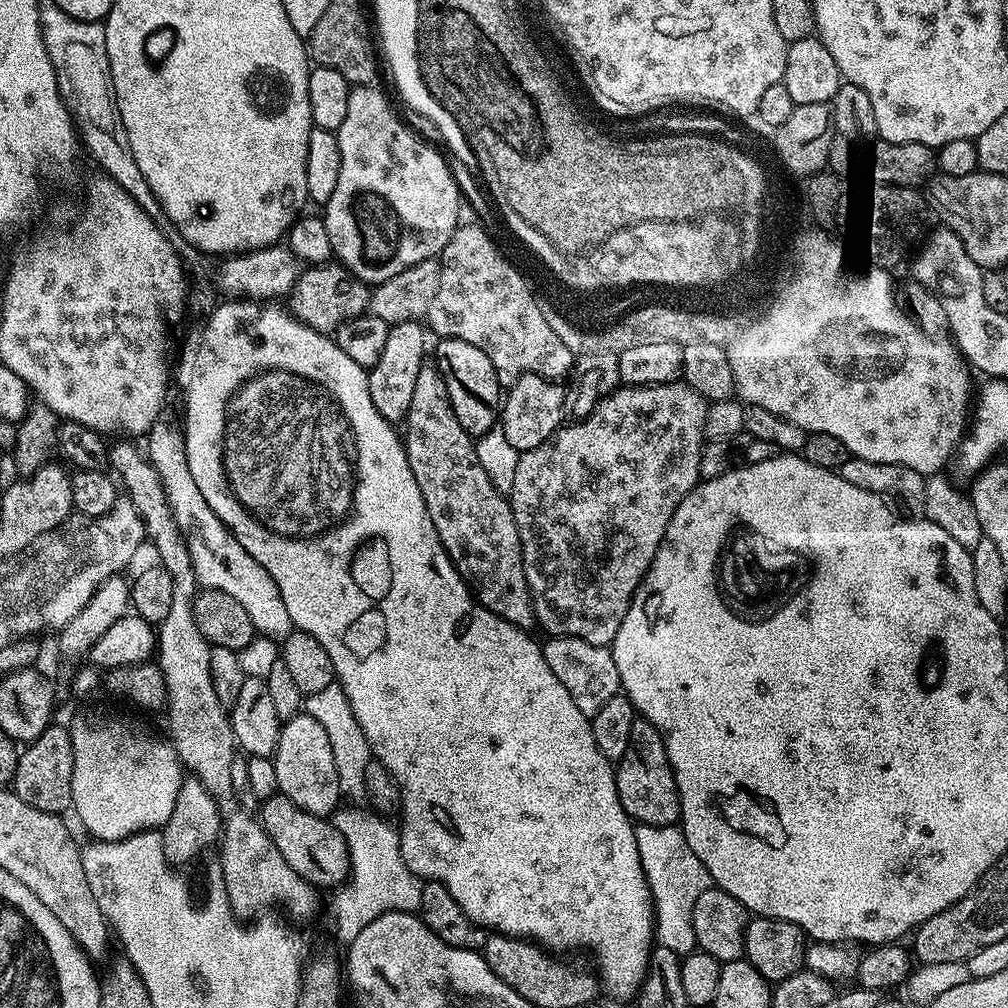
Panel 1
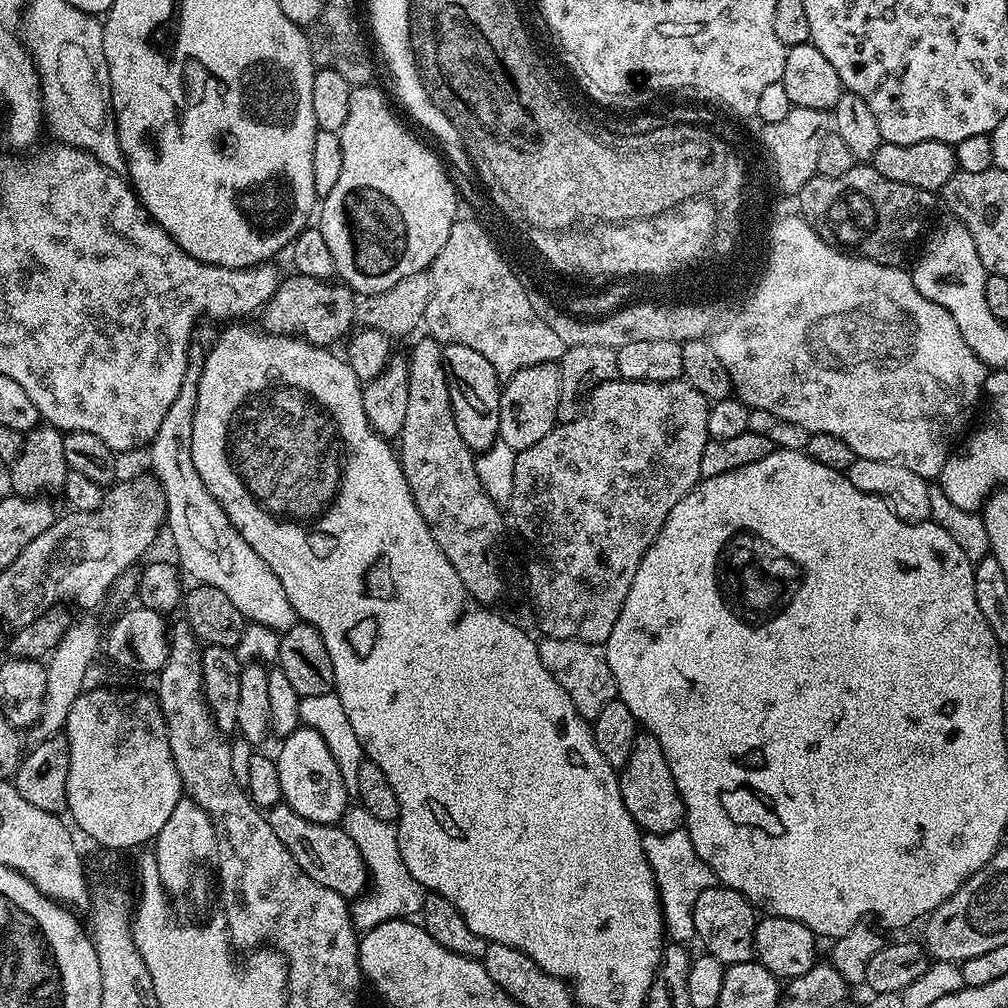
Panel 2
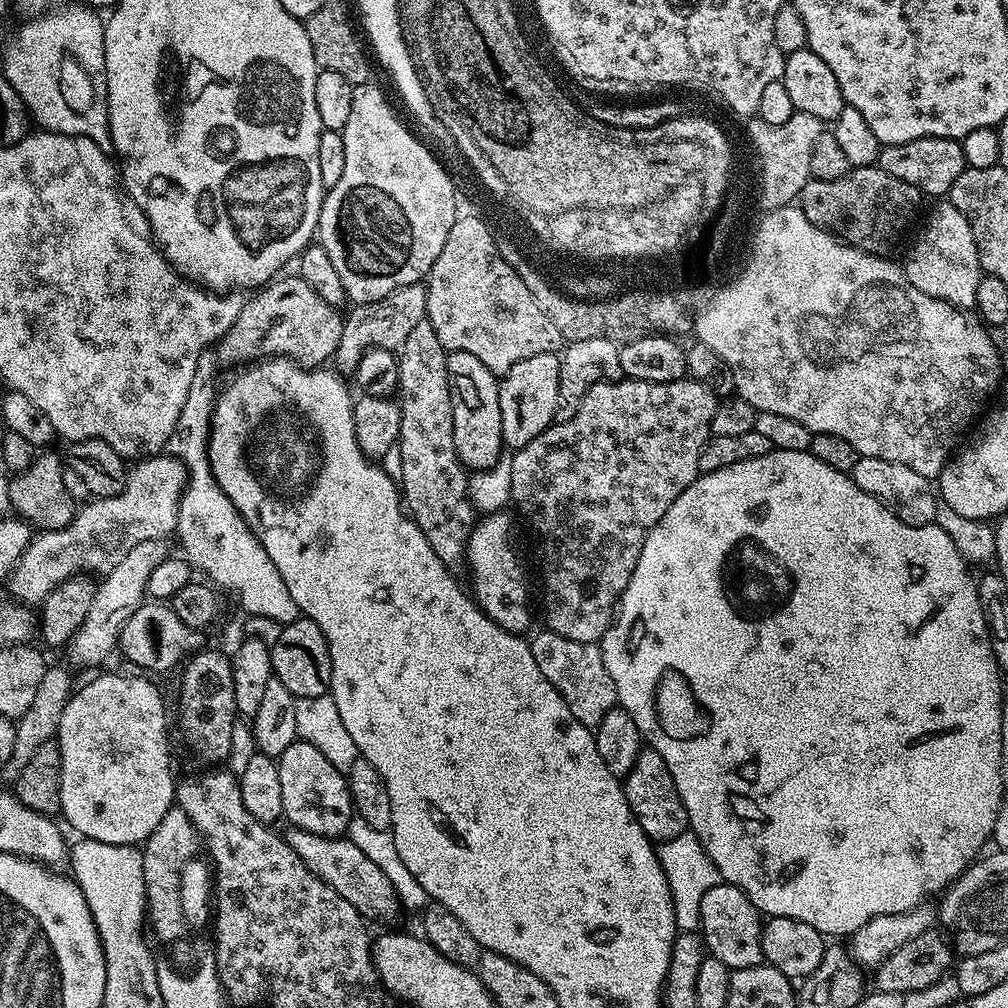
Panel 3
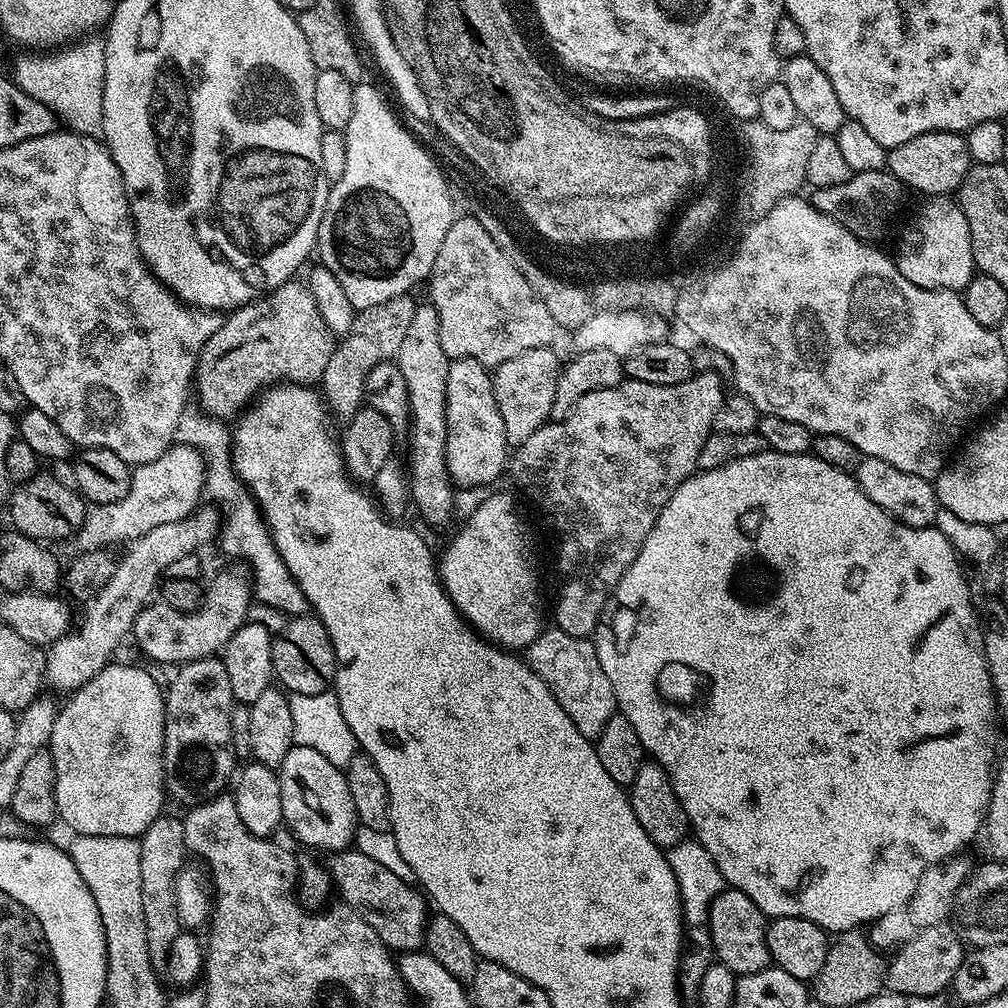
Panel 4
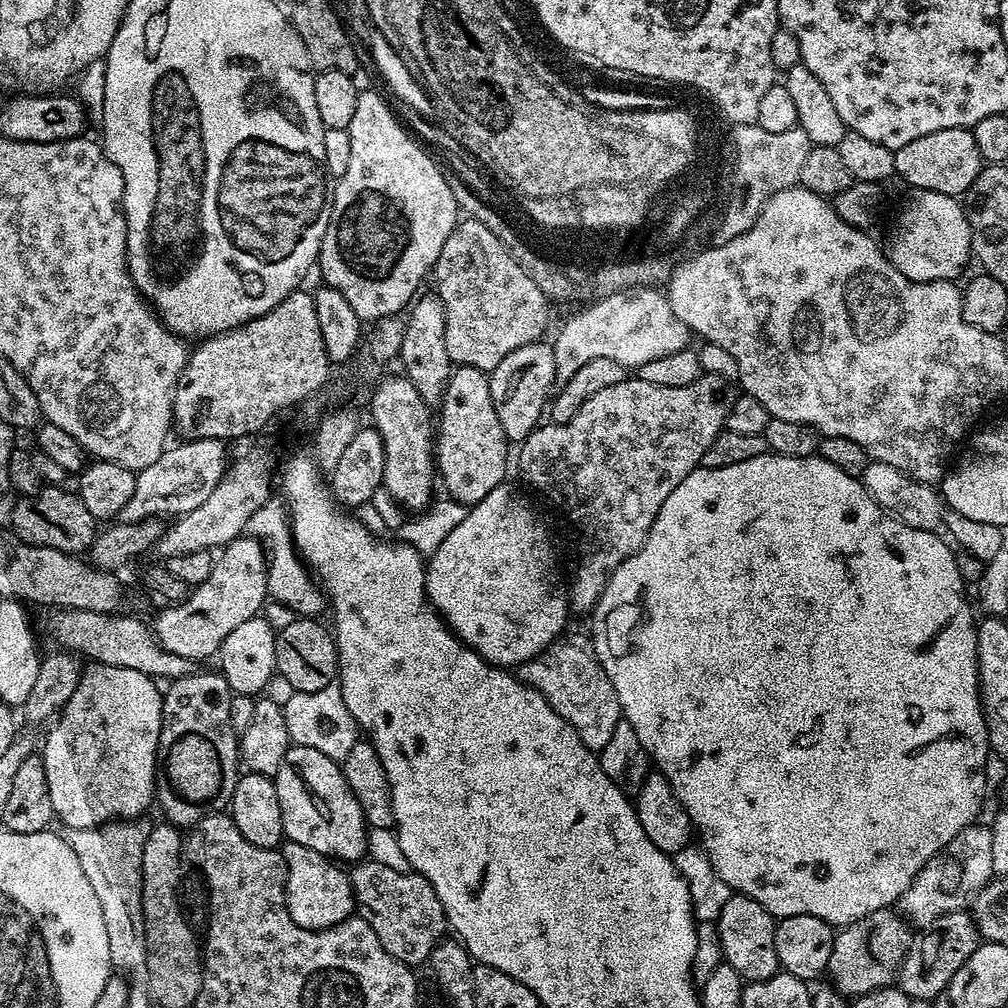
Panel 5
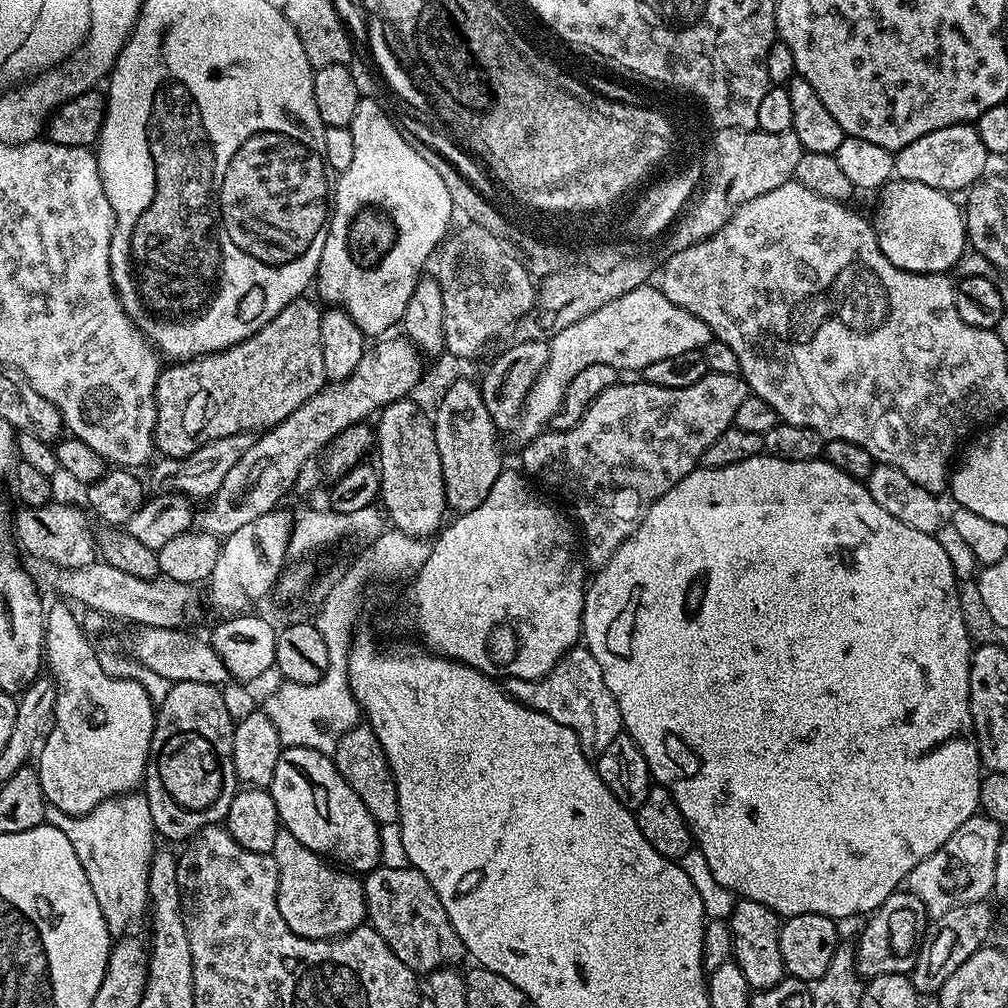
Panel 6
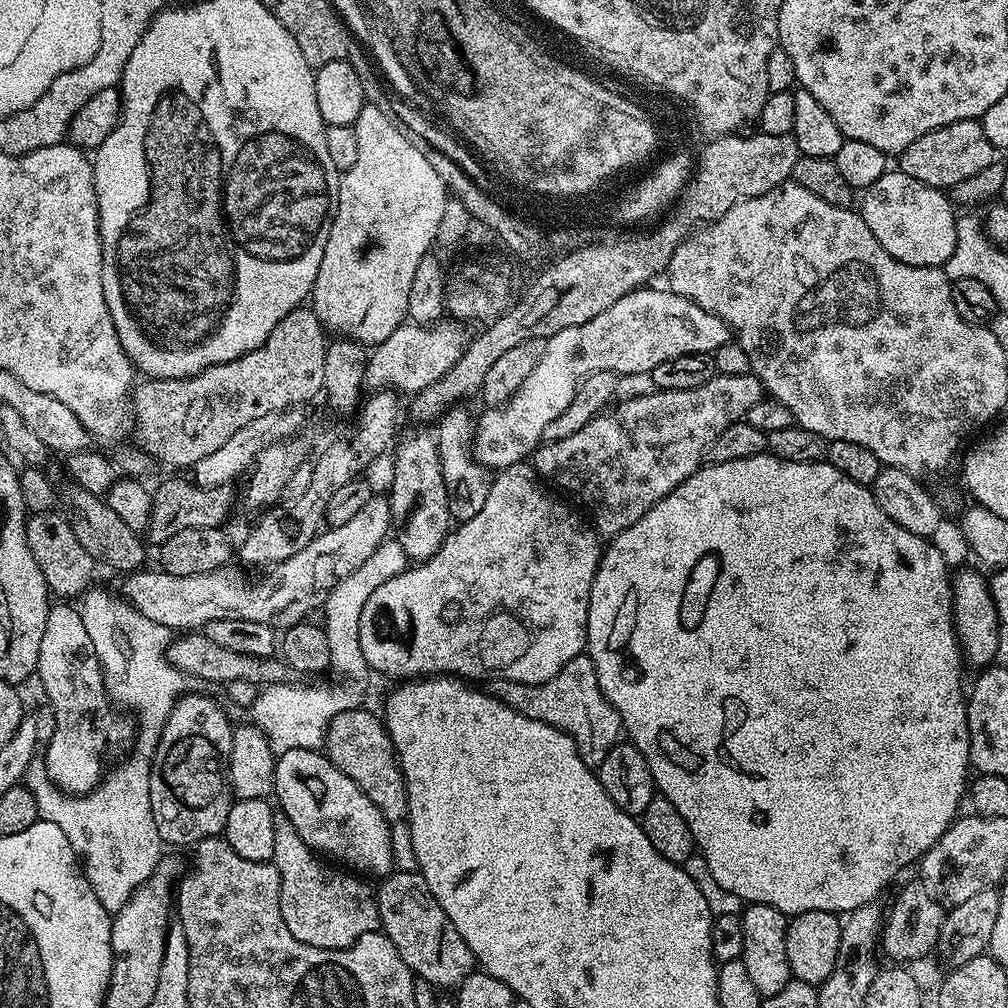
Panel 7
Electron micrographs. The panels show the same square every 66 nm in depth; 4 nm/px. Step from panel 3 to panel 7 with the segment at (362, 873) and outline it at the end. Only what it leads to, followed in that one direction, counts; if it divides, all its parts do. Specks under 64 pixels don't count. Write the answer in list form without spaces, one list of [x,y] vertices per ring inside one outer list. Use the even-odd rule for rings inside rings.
[[[393,871],[375,889],[380,911],[380,928],[399,946],[400,955],[413,973],[419,974],[433,989],[455,989],[474,970],[474,957],[466,942],[454,930],[448,915],[431,898],[426,898],[424,877],[416,872]]]

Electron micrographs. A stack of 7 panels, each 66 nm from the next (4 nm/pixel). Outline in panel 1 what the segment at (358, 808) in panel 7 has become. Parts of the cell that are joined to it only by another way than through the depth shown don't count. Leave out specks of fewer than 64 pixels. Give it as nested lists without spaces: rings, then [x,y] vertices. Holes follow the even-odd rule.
[[[301,714],[283,721],[274,753],[274,770],[278,770],[279,795],[290,798],[294,806],[325,818],[331,817],[341,807],[338,769],[330,751],[330,738],[316,719]]]

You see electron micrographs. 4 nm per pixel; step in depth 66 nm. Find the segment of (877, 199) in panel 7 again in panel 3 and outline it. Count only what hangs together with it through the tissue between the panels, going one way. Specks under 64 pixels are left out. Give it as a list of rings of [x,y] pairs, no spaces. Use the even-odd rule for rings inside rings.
[[[950,202],[937,204],[940,205],[929,214],[924,229],[917,234],[916,241],[908,252],[908,257],[902,260],[904,273],[911,284],[922,290],[922,294],[945,300],[961,310],[975,309],[982,269],[970,222],[966,222],[966,214],[962,214],[962,210],[958,210]]]

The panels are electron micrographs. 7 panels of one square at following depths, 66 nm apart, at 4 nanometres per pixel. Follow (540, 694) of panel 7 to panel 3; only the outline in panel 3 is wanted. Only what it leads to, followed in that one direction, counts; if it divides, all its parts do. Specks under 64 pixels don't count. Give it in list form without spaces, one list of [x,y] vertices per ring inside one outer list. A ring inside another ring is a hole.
[[[547,630],[531,637],[530,643],[538,670],[542,670],[542,674],[546,674],[546,682],[562,694],[566,706],[570,706],[570,714],[574,714],[574,718],[586,727],[597,728],[609,710],[617,707],[614,678],[610,678],[610,670],[606,670],[599,643],[570,642],[570,638],[562,638],[562,634]]]

